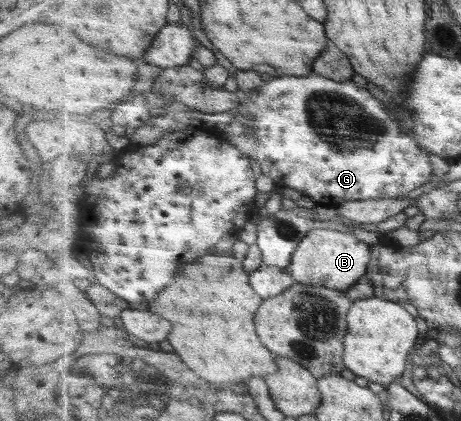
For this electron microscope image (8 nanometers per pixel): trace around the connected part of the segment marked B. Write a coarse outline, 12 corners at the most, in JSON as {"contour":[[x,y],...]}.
{"contour":[[318,229],[288,267],[297,282],[347,291],[369,272],[371,244]]}

